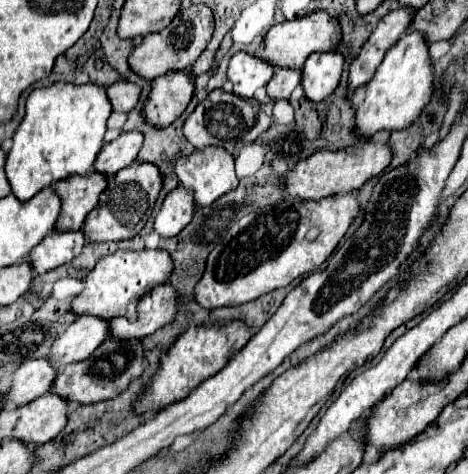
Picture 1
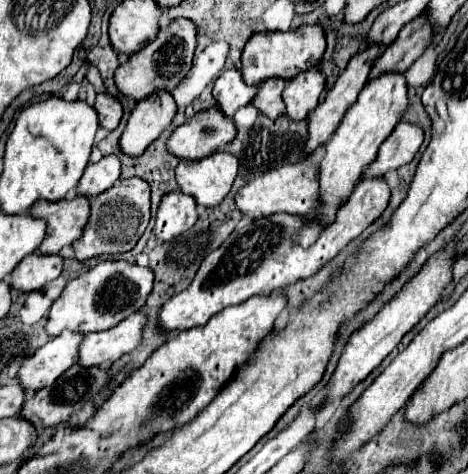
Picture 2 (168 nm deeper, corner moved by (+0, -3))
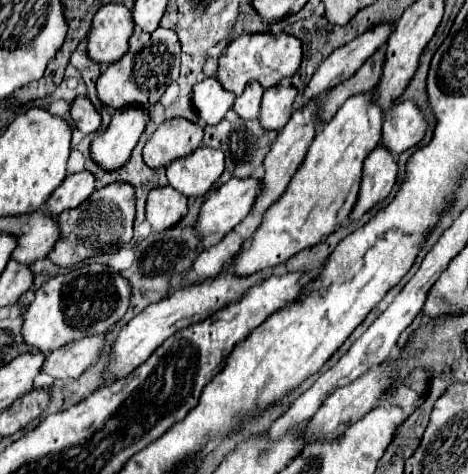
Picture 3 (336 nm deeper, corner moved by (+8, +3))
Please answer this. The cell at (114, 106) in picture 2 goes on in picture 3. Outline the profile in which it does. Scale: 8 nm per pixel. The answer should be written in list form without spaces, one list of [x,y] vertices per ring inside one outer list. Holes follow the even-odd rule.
[[[76,97],[72,103],[72,119],[76,123],[76,127],[88,135],[88,133],[96,133],[98,127],[102,125],[102,117],[96,111],[96,107],[92,105],[92,101],[88,97]]]

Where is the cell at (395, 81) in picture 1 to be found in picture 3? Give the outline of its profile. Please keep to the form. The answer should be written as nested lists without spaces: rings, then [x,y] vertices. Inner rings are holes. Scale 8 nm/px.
[[[362,93],[362,95],[350,97],[336,111],[334,119],[328,121],[320,129],[320,133],[316,133],[316,137],[308,149],[308,155],[302,161],[296,175],[292,177],[288,189],[284,191],[284,197],[280,197],[280,201],[276,201],[276,205],[272,205],[272,209],[268,209],[260,229],[256,229],[256,233],[252,235],[252,241],[248,241],[248,245],[244,245],[242,253],[238,255],[234,271],[244,277],[244,275],[256,273],[258,269],[276,267],[276,265],[284,263],[286,259],[290,259],[292,255],[296,255],[298,251],[312,247],[312,245],[320,243],[322,239],[326,239],[326,235],[330,235],[336,229],[336,225],[340,225],[344,221],[344,217],[350,215],[350,211],[356,203],[358,189],[360,189],[362,163],[380,143],[380,135],[382,135],[382,109],[376,103],[374,93]]]

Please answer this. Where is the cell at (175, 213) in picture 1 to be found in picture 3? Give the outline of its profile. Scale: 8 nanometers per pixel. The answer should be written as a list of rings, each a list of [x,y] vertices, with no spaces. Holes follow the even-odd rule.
[[[170,185],[158,187],[148,195],[146,203],[146,219],[152,225],[154,233],[162,233],[170,229],[186,215],[186,197],[176,193]]]

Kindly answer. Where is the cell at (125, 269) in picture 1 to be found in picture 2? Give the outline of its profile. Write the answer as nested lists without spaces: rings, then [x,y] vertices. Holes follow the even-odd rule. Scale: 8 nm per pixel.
[[[100,261],[94,269],[68,281],[60,297],[52,303],[48,313],[48,323],[44,329],[48,337],[58,337],[64,329],[74,333],[112,329],[128,315],[142,309],[146,297],[152,291],[152,283],[154,283],[154,275],[152,271],[148,271],[148,267],[138,267],[126,261]]]

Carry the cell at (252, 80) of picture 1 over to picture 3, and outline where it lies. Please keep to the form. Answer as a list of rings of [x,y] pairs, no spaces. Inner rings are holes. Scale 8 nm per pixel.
[[[218,77],[202,79],[200,83],[194,85],[194,93],[192,93],[192,103],[196,107],[196,113],[206,125],[220,123],[226,111],[232,107],[234,99],[236,95],[228,93],[220,85]]]

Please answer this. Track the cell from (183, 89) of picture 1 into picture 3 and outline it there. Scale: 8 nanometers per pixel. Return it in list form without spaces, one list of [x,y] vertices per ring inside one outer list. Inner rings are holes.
[[[116,109],[104,135],[92,141],[92,159],[108,171],[122,167],[128,161],[132,149],[136,147],[140,135],[144,133],[148,119],[150,115],[144,109]]]

